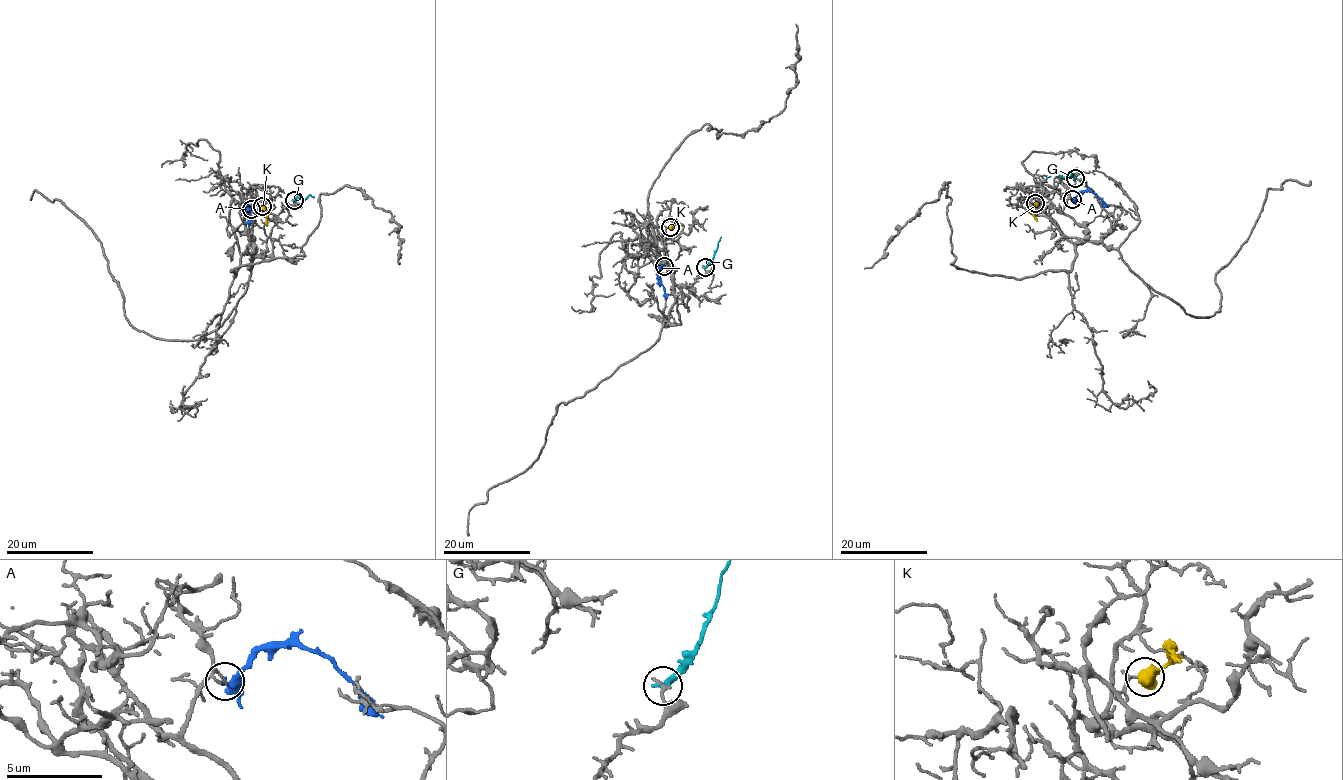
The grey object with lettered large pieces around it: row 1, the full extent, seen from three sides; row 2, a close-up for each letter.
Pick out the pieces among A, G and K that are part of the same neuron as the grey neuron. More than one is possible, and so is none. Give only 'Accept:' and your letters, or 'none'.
Accept: none

